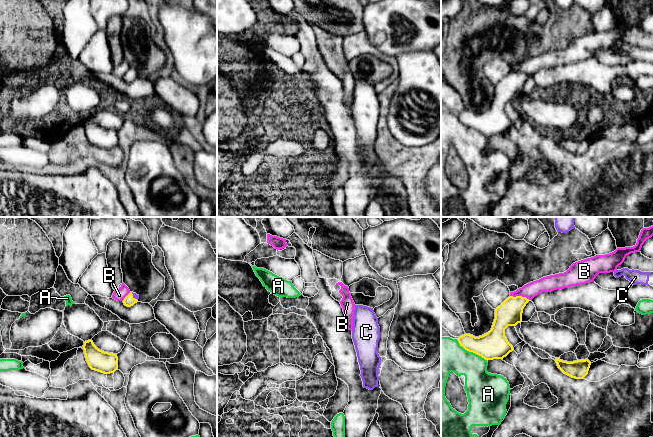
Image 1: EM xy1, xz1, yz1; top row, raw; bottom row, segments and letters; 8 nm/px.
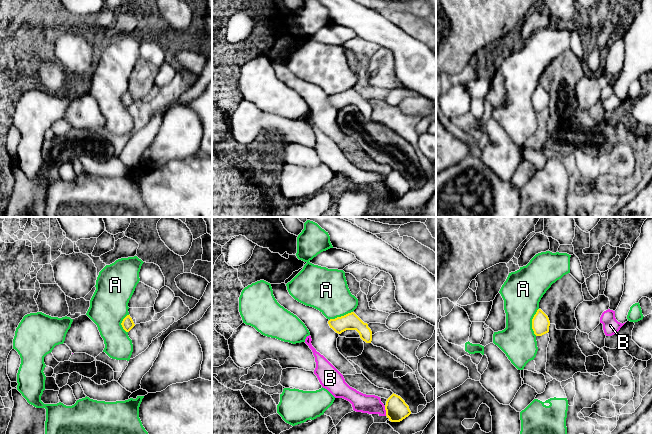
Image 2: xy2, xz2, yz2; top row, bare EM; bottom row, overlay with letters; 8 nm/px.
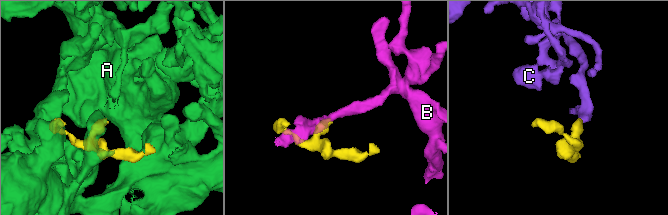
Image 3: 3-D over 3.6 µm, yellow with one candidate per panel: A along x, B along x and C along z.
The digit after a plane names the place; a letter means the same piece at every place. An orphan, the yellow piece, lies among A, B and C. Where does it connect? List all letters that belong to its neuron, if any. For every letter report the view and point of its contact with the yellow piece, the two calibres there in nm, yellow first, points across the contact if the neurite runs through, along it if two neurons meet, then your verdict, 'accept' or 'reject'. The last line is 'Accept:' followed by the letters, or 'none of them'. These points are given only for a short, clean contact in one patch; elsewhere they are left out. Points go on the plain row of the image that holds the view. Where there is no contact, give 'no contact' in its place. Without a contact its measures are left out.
A: yz1 (472, 127) | 220/300 nm | reject
B: yz1 (520, 72) | 200/130 nm | along yz1 (510, 71), (525, 72), (530, 76) | reject
C: xy1 (132, 72) | 90/40 nm | across xy1 (128, 77), (132, 72), (135, 71) | accept
Accept: C

